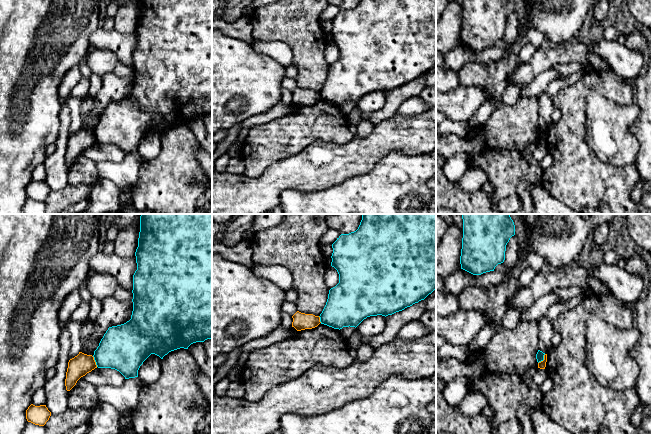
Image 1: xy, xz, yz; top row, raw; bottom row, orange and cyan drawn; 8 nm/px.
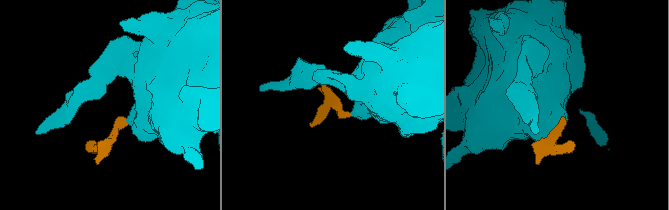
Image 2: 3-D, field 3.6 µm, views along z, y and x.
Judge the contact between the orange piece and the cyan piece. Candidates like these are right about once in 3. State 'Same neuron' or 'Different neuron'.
Different neuron

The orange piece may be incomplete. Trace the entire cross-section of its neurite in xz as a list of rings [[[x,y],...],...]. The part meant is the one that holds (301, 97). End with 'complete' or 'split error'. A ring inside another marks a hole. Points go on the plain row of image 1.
[[[297,87],[293,92],[292,103],[297,107],[312,105],[317,103],[320,98],[320,93],[313,90],[305,90]]]; complete

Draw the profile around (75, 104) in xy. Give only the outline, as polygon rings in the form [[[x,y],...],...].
[[[70,96],[65,102],[70,109],[70,135],[77,132],[82,126],[82,102],[85,98],[86,97],[76,98]]]

